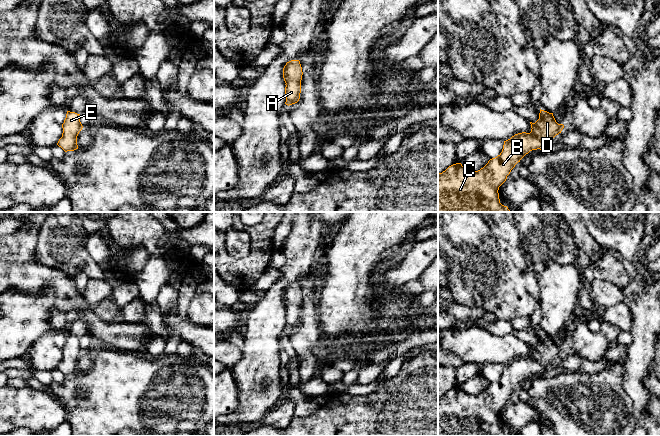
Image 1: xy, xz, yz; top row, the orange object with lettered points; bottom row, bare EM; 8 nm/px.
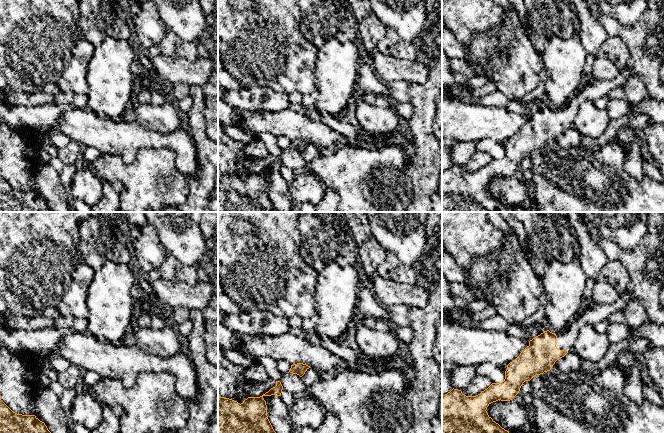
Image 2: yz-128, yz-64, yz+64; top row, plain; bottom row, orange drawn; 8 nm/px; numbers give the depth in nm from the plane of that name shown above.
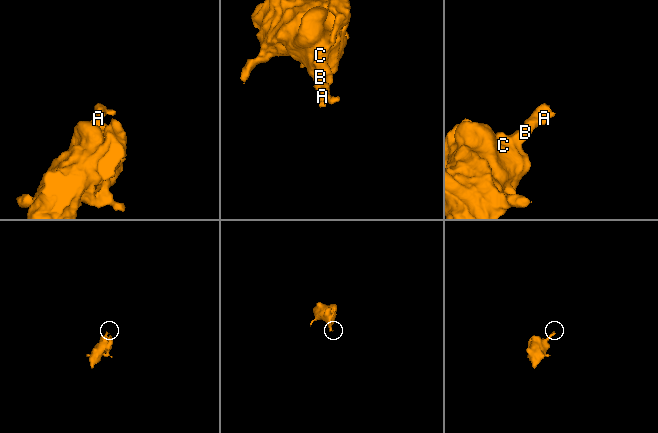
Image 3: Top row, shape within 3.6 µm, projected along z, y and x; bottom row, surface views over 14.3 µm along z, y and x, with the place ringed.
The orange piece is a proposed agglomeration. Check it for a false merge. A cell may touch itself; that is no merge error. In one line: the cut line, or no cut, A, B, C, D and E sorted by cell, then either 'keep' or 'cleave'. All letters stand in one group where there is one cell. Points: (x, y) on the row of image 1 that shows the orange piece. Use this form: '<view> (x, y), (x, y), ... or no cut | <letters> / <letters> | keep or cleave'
no cut | A B C D E | keep

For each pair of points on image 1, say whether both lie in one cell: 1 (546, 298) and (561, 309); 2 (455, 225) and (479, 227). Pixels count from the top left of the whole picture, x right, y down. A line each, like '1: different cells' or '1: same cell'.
1: same cell
2: same cell

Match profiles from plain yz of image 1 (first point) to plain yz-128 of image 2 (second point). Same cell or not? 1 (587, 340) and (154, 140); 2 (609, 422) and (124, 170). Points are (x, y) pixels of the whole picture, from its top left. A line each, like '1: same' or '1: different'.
1: different
2: same

